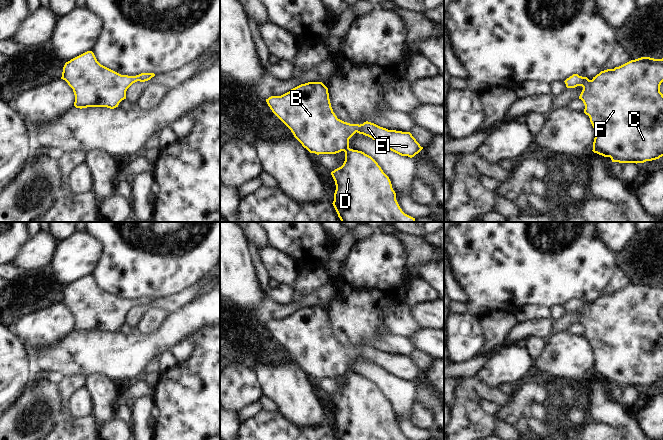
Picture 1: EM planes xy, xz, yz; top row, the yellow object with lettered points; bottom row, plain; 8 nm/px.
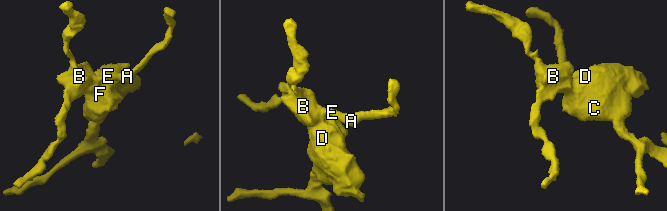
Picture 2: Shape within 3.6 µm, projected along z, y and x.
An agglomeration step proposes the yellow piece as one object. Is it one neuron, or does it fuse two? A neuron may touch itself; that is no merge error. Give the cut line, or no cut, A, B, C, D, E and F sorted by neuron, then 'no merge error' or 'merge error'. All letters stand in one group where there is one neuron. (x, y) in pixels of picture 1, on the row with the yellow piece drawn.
no cut; A B C D E F; no merge error

